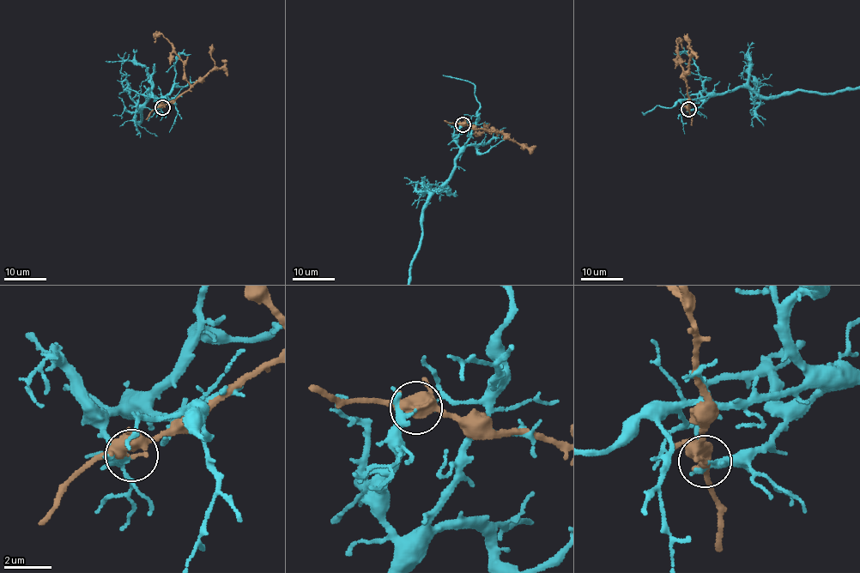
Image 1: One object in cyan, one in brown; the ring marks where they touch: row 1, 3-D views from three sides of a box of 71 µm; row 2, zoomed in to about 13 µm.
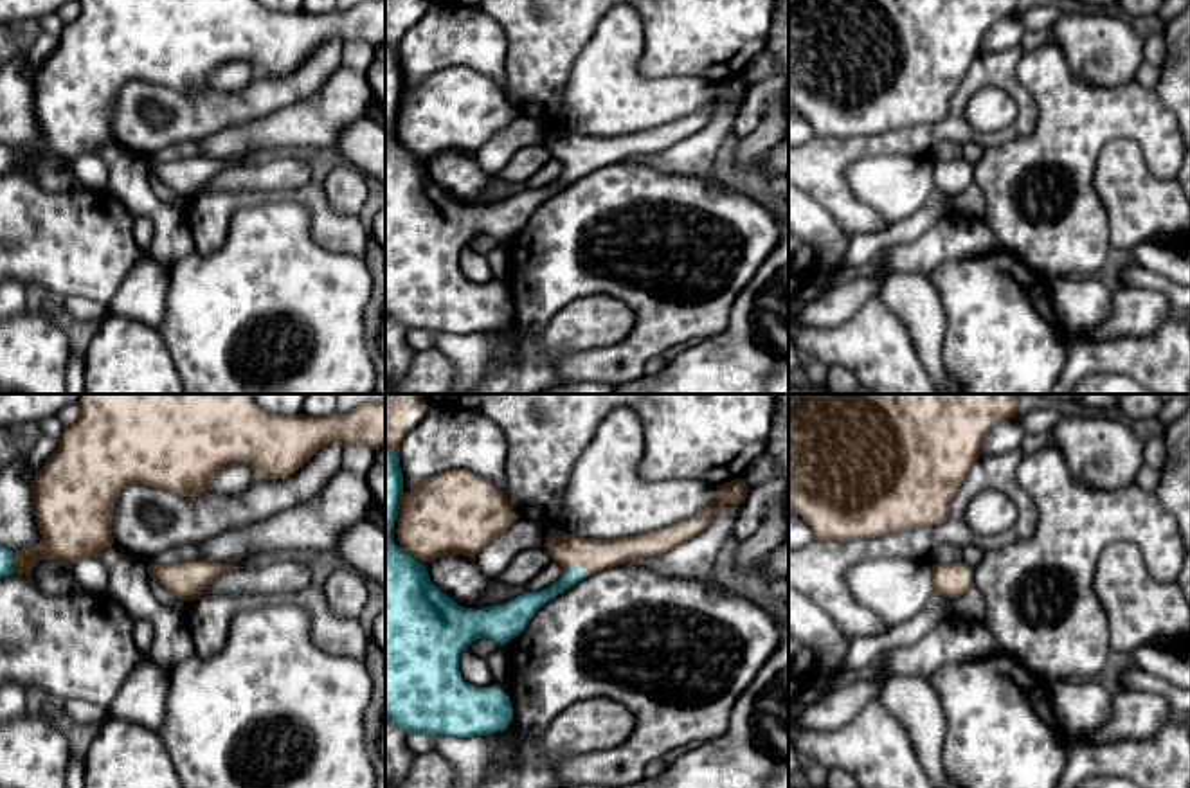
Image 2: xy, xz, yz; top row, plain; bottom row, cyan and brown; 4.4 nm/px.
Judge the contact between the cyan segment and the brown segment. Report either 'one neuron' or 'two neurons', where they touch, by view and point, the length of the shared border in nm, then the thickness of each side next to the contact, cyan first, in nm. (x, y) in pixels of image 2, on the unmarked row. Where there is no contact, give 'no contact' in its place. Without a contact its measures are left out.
two neurons; meets cyan in xz at (573, 162); contact 110 nm long; 100 nm thick on the cyan side, 140 nm on the other

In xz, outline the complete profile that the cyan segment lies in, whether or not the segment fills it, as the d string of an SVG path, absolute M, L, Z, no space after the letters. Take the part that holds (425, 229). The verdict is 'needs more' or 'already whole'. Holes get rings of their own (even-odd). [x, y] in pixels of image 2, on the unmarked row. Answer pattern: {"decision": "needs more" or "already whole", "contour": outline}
{"decision": "already whole", "contour": "M385 43L385 317L407 331L490 333L513 318L511 297L500 286L466 281L459 268L461 250L477 236L491 236L500 243L515 236L538 205L581 178L585 167L572 162L551 184L540 189L526 187L504 201L481 207L459 203L430 178L427 162L391 137L401 92L400 54Z"}

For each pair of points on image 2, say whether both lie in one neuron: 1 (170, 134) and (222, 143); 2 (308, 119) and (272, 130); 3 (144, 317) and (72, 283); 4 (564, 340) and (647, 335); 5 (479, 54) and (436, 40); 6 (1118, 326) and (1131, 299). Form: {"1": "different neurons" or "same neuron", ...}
{"1": "different neurons", "2": "same neuron", "3": "different neurons", "4": "different neurons", "5": "same neuron", "6": "same neuron"}

